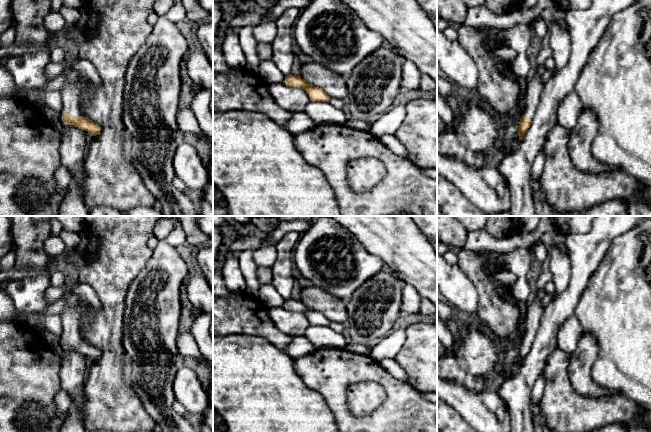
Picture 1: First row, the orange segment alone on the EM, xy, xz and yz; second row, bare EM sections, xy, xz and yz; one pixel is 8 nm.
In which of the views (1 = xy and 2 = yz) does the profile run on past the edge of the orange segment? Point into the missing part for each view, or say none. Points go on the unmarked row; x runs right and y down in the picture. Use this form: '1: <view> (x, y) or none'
1: xy (71, 318)
2: yz (535, 309)

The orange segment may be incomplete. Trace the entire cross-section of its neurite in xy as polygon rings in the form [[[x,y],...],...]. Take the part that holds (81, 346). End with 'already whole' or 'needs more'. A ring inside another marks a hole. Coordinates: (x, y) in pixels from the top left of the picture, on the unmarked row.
[[[80,298],[71,308],[66,309],[60,316],[62,321],[62,343],[67,349],[88,355],[91,360],[100,357],[101,351],[82,339],[80,334],[81,317],[90,303]]] | needs more

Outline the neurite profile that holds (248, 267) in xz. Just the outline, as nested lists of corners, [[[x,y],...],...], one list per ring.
[[[246,250],[240,253],[238,257],[239,267],[241,273],[245,279],[247,288],[245,293],[250,294],[256,298],[258,297],[258,292],[261,287],[257,278],[257,268],[253,255],[255,250]]]

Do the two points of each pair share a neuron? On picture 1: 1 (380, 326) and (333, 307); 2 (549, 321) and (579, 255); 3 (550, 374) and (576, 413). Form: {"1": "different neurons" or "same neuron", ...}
{"1": "different neurons", "2": "same neuron", "3": "same neuron"}

